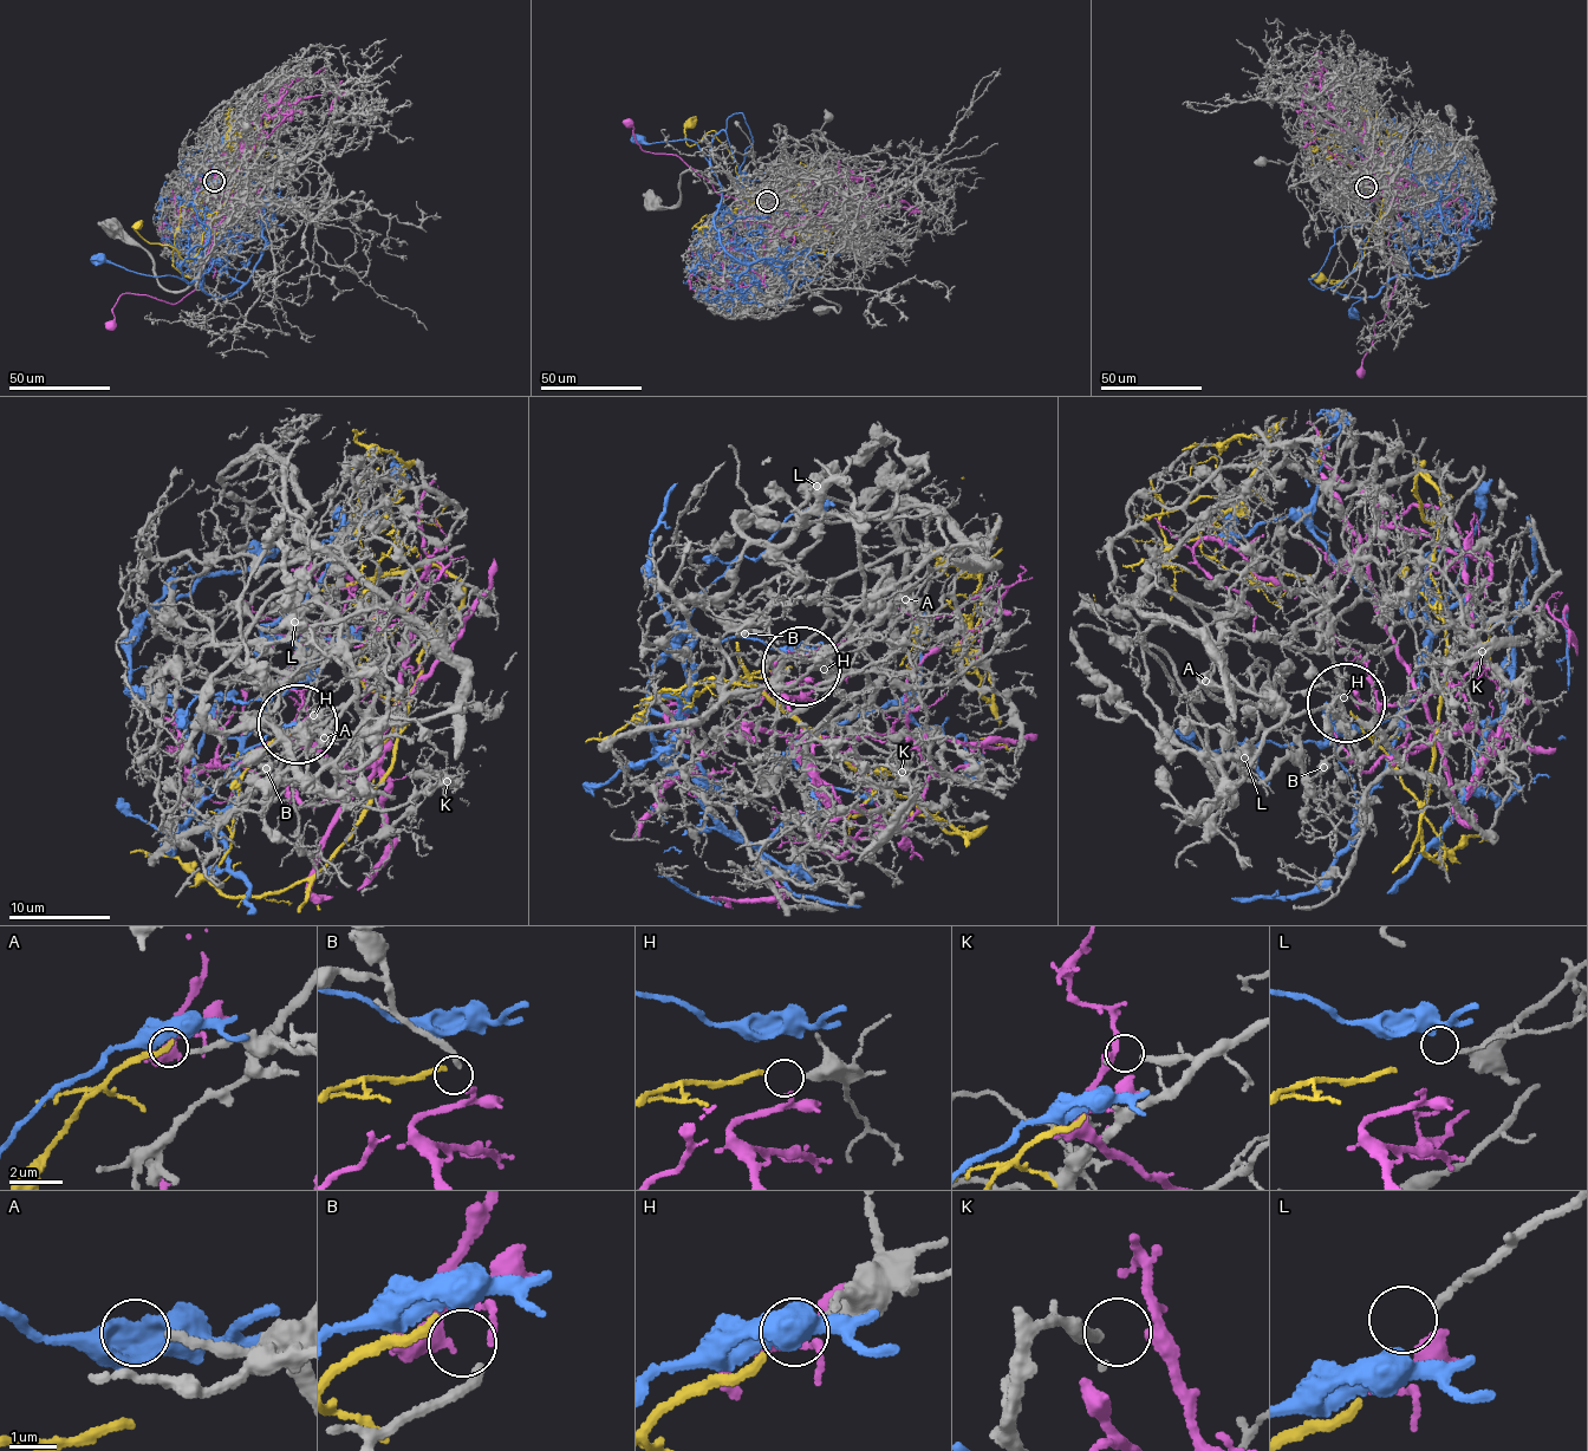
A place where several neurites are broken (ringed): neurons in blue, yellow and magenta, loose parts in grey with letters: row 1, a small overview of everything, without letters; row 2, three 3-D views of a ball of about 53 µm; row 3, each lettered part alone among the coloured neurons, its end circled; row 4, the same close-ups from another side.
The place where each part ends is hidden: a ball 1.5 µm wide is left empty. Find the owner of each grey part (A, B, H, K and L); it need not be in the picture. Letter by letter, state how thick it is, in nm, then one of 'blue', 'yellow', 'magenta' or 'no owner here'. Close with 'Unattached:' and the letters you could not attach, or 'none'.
A: calibre 180 nm; no owner here
B: calibre 200 nm; no owner here
H: calibre 440 nm; yellow
K: calibre 60 nm; no owner here
L: calibre 130 nm; no owner here
Unattached: A, B, K, L

